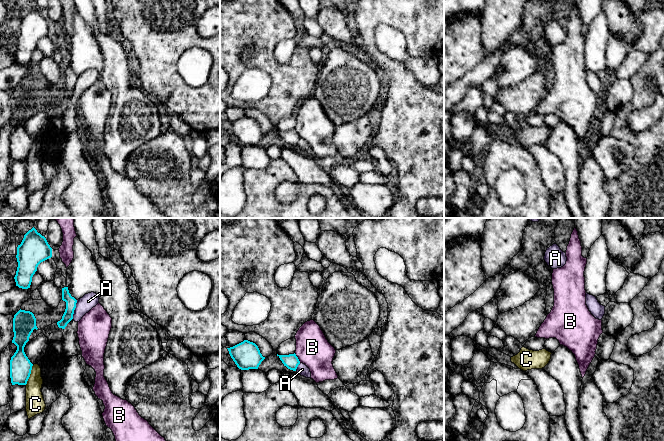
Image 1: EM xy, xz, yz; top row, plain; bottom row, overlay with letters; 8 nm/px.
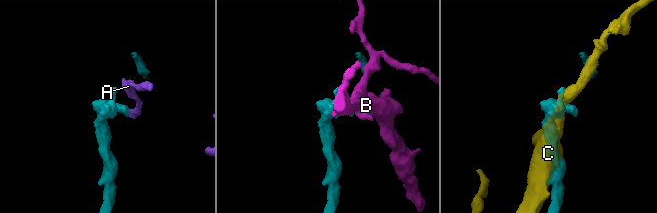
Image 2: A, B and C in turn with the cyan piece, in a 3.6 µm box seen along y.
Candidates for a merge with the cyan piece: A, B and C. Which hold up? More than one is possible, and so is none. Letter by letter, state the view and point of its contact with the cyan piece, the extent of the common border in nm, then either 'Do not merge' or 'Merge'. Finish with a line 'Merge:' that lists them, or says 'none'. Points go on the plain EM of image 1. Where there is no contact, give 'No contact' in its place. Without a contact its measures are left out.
A: Touches cyan at xy (74, 85). Shared border 170 nm. Do not merge
B: Touches cyan at xz (297, 134). Shared border 90 nm. Do not merge
C: Touches cyan at xy (29, 151). Shared border 170 nm. Do not merge
Merge: none

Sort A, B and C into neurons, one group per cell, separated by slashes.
A / B / C

